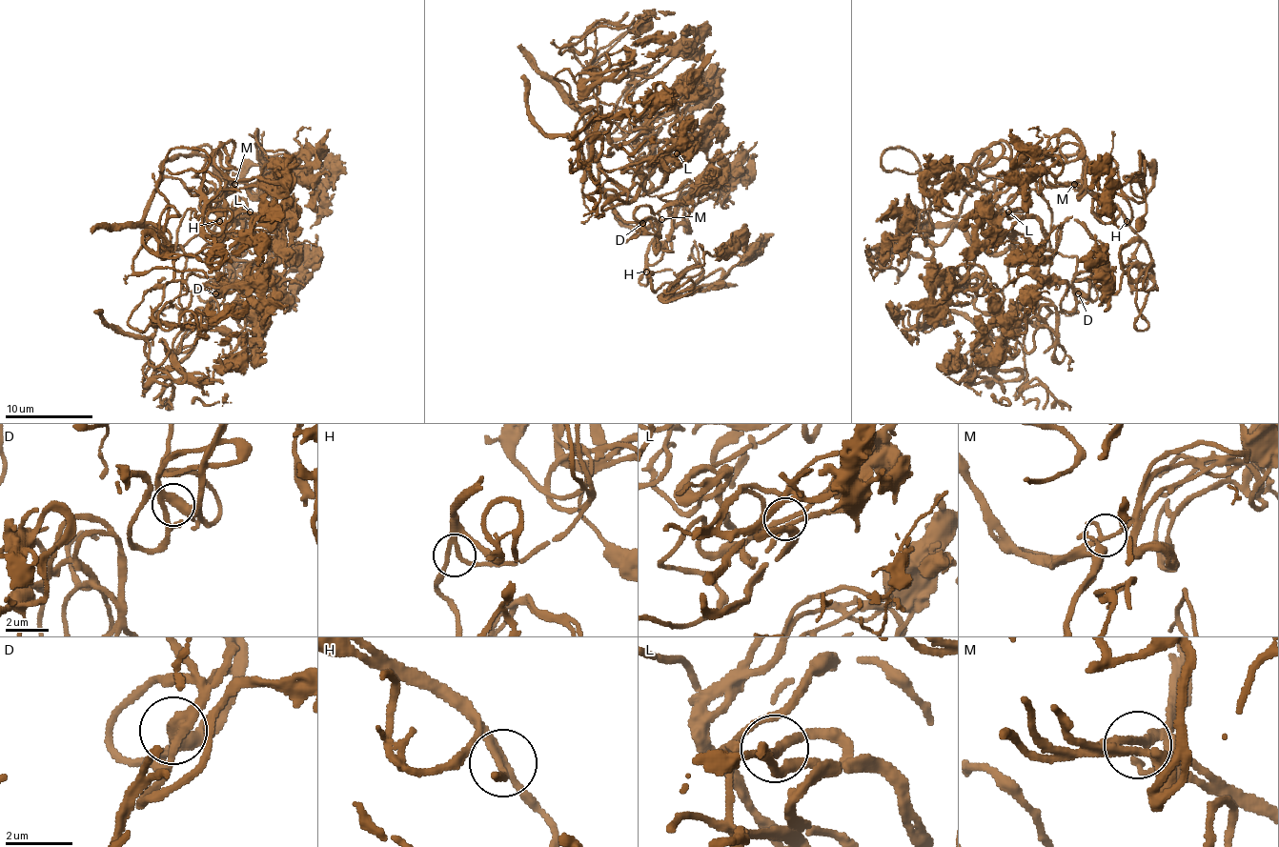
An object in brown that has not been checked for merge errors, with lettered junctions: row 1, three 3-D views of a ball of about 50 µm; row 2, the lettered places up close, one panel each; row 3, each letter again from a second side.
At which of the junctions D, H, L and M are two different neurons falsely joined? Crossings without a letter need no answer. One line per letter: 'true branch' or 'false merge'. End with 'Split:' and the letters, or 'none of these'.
D: true branch
H: true branch
L: true branch
M: true branch
Split: none of these

